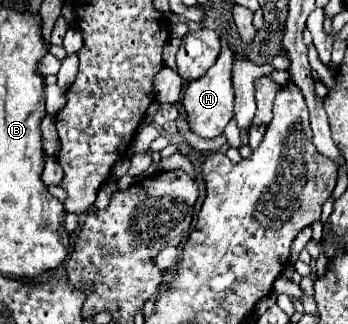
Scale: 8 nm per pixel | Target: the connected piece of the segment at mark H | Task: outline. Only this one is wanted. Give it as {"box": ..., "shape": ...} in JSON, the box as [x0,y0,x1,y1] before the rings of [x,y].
{"box":[183,32,235,138],"shape":[[[223,32],[221,36],[221,54],[217,58],[217,62],[197,80],[193,80],[185,94],[183,94],[183,108],[189,116],[189,126],[195,134],[203,136],[203,138],[215,138],[219,134],[223,134],[223,128],[227,126],[227,122],[233,118],[233,60],[235,60],[235,52],[229,44],[227,32]]]}

